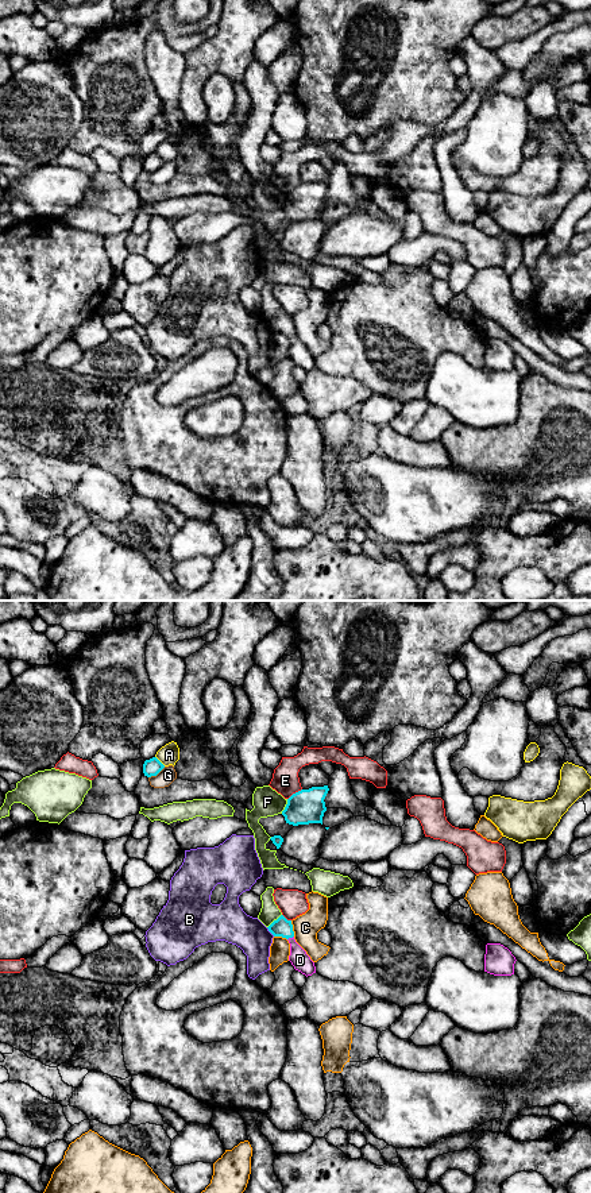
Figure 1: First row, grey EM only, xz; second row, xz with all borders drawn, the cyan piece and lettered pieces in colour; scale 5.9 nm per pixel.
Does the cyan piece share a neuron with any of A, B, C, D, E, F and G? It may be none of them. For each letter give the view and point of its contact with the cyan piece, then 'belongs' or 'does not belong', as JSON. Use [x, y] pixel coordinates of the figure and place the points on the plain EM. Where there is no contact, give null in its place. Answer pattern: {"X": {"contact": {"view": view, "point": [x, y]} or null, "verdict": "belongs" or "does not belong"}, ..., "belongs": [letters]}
{"A": {"contact": {"view": "xz", "point": [159, 157]}, "verdict": "does not belong"}, "B": {"contact": {"view": "xz", "point": [270, 327]}, "verdict": "does not belong"}, "C": {"contact": {"view": "xz", "point": [292, 324]}, "verdict": "does not belong"}, "D": {"contact": {"view": "xz", "point": [290, 332]}, "verdict": "belongs"}, "E": {"contact": {"view": "xz", "point": [296, 188]}, "verdict": "does not belong"}, "F": {"contact": {"view": "xz", "point": [286, 201]}, "verdict": "does not belong"}, "G": {"contact": {"view": "xz", "point": [157, 169]}, "verdict": "does not belong"}, "belongs": ["D"]}

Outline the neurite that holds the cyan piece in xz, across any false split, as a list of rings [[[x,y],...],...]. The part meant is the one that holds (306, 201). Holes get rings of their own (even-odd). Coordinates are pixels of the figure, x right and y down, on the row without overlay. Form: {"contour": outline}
{"contour": [[[324,181],[301,185],[293,189],[282,206],[286,219],[293,221],[309,219],[322,220],[322,212],[327,206],[324,194],[328,186],[328,181]]]}

